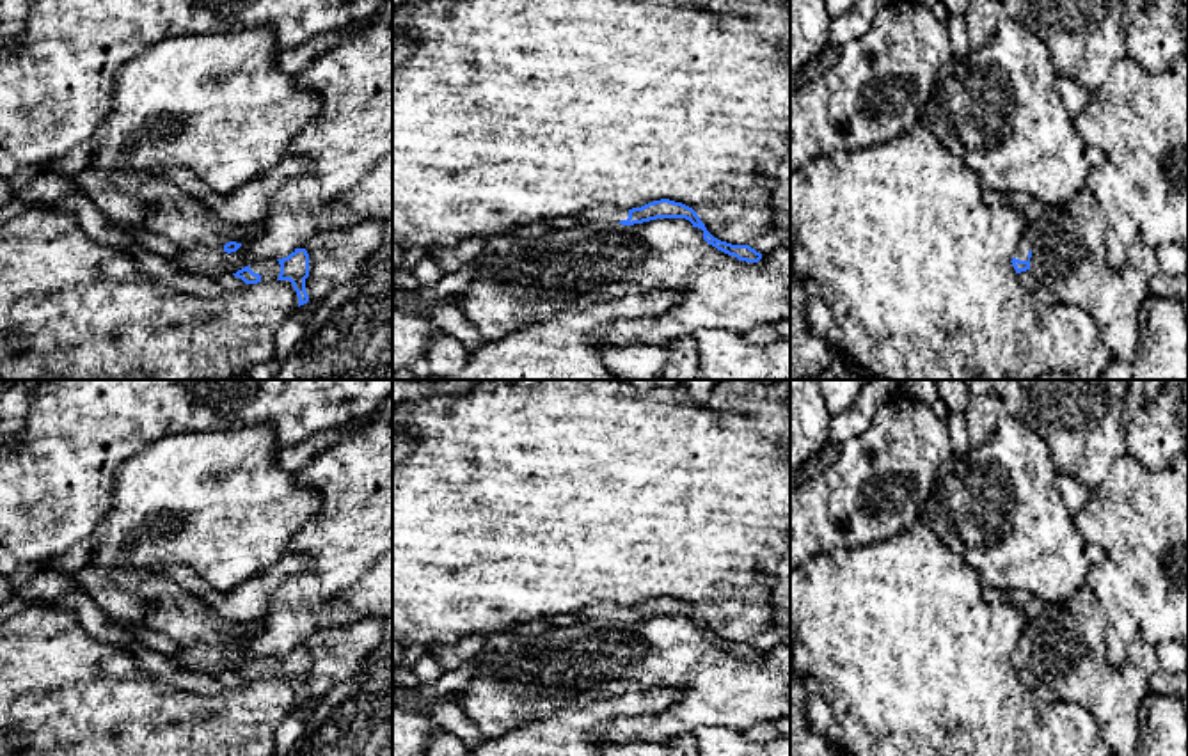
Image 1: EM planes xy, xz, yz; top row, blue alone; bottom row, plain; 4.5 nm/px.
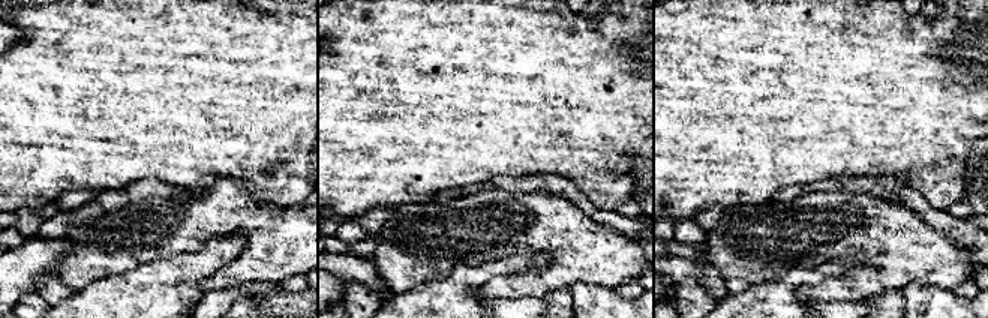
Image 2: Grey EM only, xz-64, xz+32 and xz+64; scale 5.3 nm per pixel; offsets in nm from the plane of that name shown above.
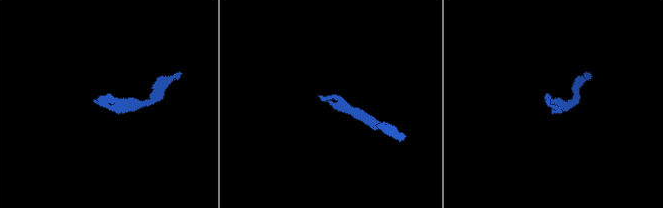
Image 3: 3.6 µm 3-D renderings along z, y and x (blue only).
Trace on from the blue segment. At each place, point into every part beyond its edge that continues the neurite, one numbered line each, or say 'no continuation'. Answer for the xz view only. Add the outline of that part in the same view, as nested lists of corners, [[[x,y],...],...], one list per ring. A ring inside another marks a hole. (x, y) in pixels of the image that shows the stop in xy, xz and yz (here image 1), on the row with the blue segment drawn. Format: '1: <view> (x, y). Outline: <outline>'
1: xz (609, 213). Outline: [[[598,204],[591,209],[582,211],[581,224],[588,224],[588,222],[618,224],[627,218],[629,218],[629,209],[613,204]]]

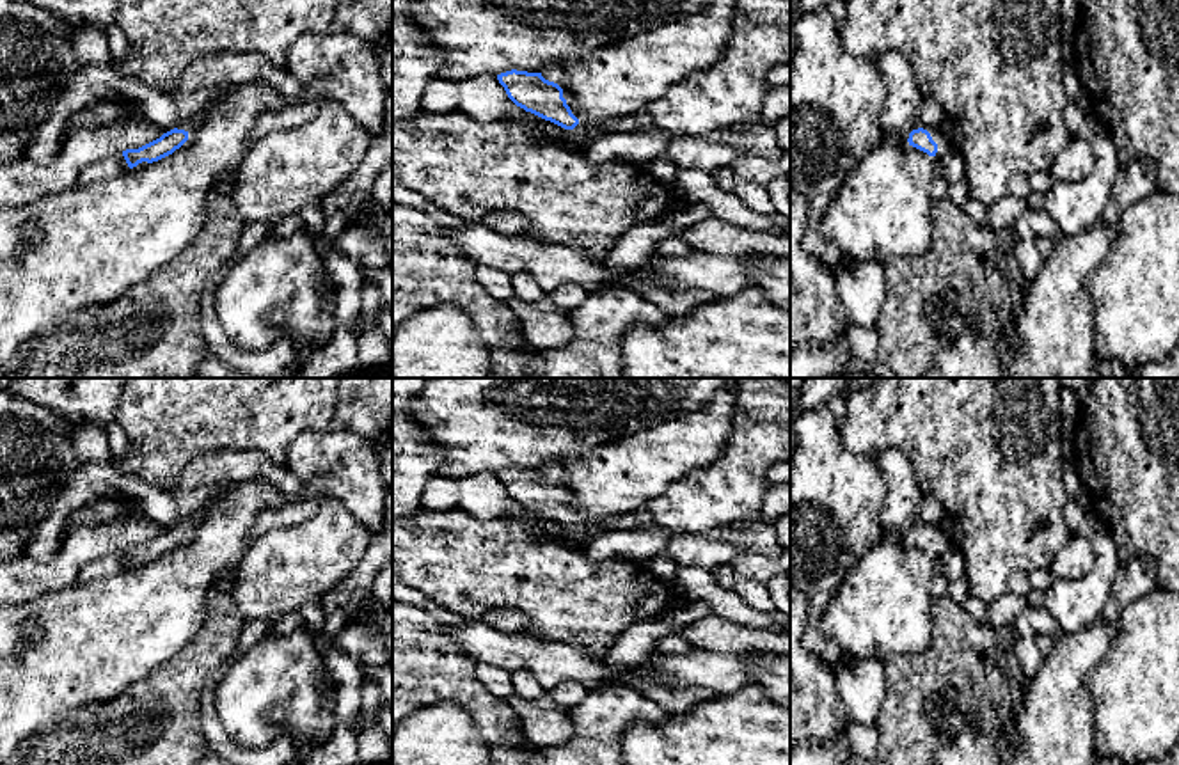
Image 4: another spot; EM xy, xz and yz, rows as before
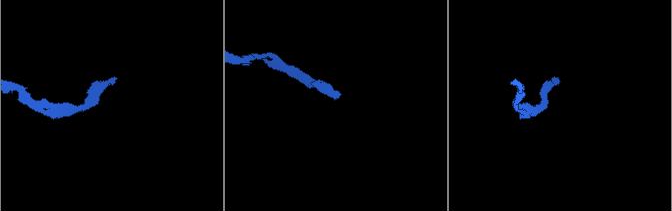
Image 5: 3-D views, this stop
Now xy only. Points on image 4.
1: xy (192, 125). Outline: [[[206,105],[202,108],[199,108],[188,121],[181,121],[176,128],[178,130],[185,130],[188,133],[188,140],[179,147],[185,149],[186,146],[190,146],[195,140],[197,130],[201,126],[201,122],[206,117]],[[176,149],[176,151],[179,151]],[[174,151],[174,153],[176,153]]]

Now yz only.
1: yz (936, 132). Outline: [[[914,124],[914,126],[913,126],[913,130],[906,133],[906,138],[904,138],[904,142],[902,142],[902,146],[904,146],[906,149],[909,149],[909,151],[920,151],[920,153],[927,154],[934,163],[938,163],[938,162],[939,162],[946,153],[952,153],[952,151],[953,151],[950,138],[946,137],[946,133],[943,131],[943,128],[941,128],[939,124],[934,124],[934,126]],[[918,128],[927,130],[927,131],[930,133],[932,140],[938,144],[938,153],[936,153],[934,156],[929,156],[927,153],[923,153],[923,151],[920,151],[920,149],[913,147],[913,146],[907,142],[909,133],[911,133],[913,130],[918,130]]]

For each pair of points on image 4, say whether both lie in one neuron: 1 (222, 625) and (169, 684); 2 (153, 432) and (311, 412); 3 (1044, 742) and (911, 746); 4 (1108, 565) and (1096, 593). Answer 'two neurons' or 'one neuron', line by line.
1: one neuron
2: one neuron
3: two neurons
4: one neuron

